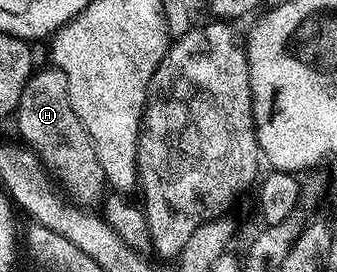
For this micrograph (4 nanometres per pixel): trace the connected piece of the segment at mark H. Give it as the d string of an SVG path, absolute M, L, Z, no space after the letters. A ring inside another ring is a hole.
M46 65L31 74L24 93L20 93L17 119L21 142L37 151L51 174L77 202L94 205L103 198L108 187L106 174L100 157L96 157L96 145L88 137L88 129L84 129L80 117L76 117L76 109L72 109L68 77L60 68Z

